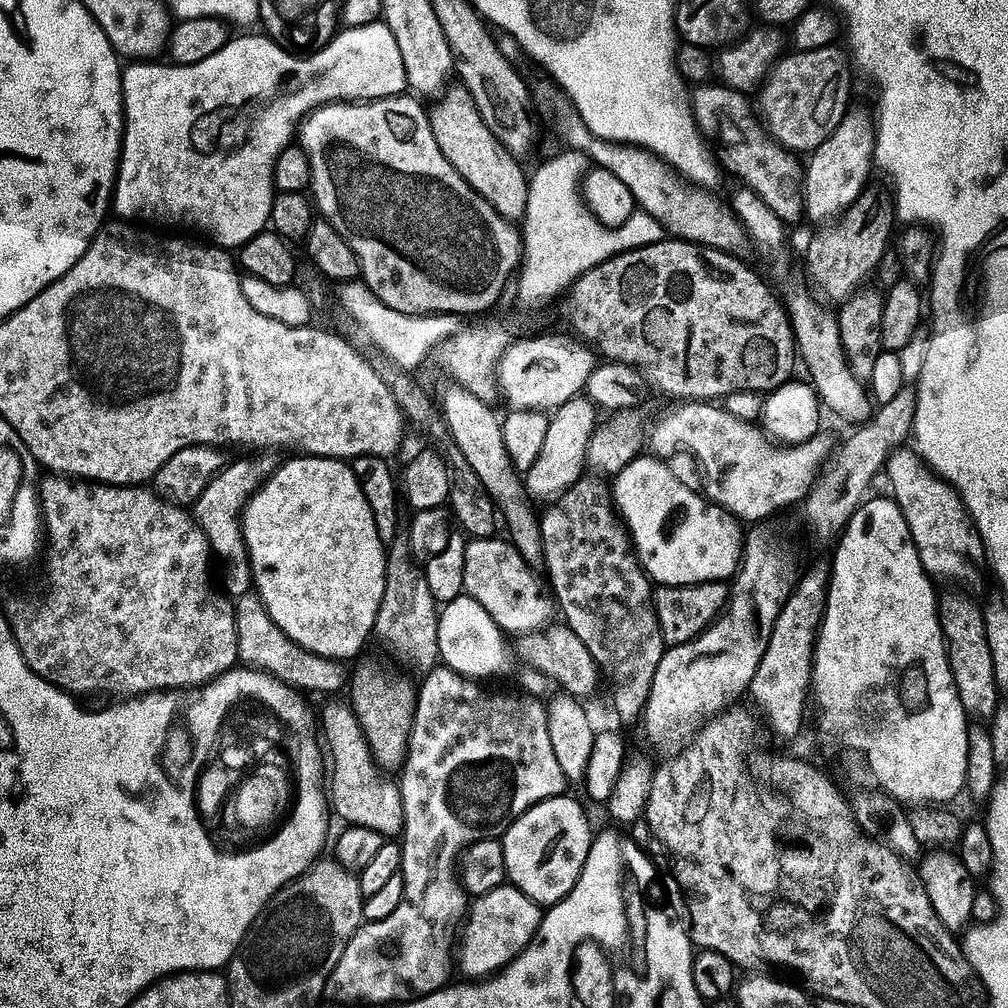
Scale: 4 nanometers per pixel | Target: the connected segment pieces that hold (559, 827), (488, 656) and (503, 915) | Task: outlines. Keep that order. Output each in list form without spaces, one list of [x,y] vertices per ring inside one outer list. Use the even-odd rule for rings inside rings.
[[[572,794],[555,796],[535,805],[504,834],[504,864],[512,864],[508,872],[516,872],[513,880],[520,880],[520,864],[532,864],[532,868],[536,868],[536,864],[544,864],[544,868],[556,868],[556,872],[560,872],[560,880],[564,880],[564,876],[580,876],[594,843],[592,820]]]
[[[462,594],[443,607],[439,624],[439,652],[443,665],[460,675],[483,681],[498,675],[508,662],[506,634],[472,596]]]
[[[511,886],[496,888],[477,904],[475,901],[471,905],[470,912],[476,915],[476,925],[470,924],[465,928],[460,950],[460,968],[464,975],[469,976],[469,981],[476,982],[499,974],[512,959],[523,954],[532,940],[532,924],[528,924],[528,920],[524,920],[524,924],[512,920],[512,916],[516,916],[512,908],[524,908],[524,912],[528,912],[528,904],[516,896],[517,892],[517,888]]]

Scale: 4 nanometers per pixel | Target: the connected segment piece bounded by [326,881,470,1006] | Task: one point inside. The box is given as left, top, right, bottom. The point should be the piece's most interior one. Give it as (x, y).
(411, 963)

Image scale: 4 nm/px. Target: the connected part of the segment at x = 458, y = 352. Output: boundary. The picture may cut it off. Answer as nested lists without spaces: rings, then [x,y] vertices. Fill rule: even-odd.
[[[508,326],[461,327],[450,339],[441,343],[434,351],[432,358],[435,364],[448,376],[455,385],[464,387],[466,391],[478,397],[490,407],[500,402],[502,395],[498,383],[498,369],[504,352],[514,343],[512,330]]]

